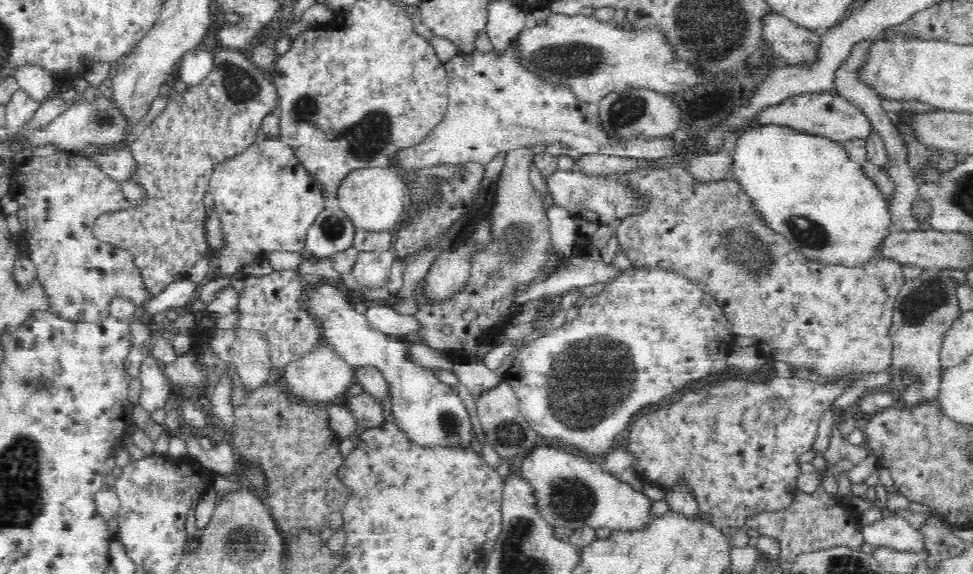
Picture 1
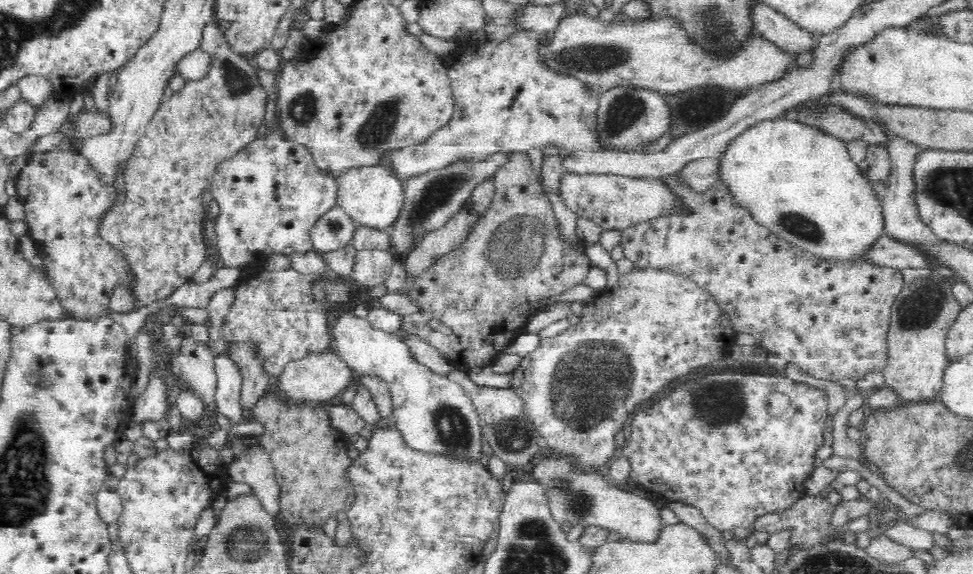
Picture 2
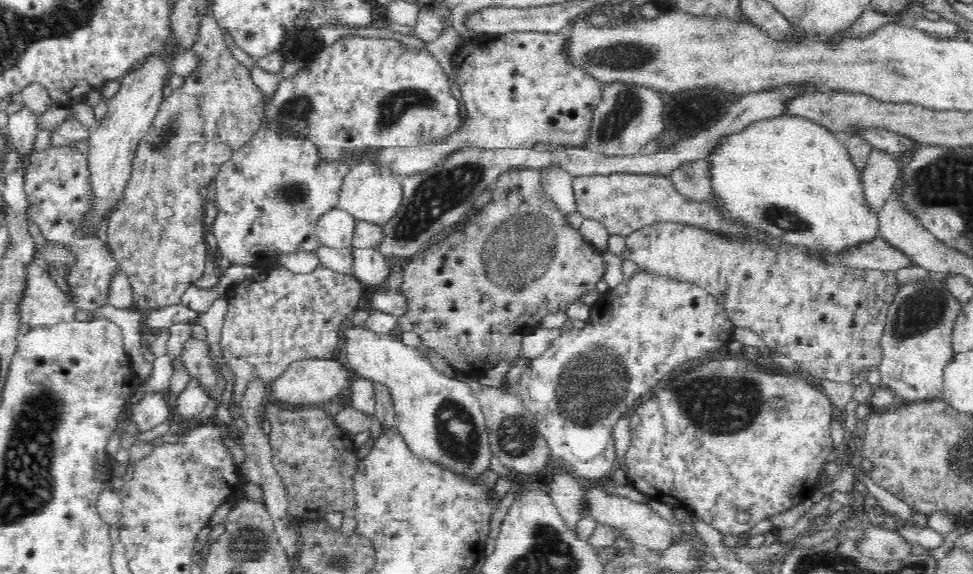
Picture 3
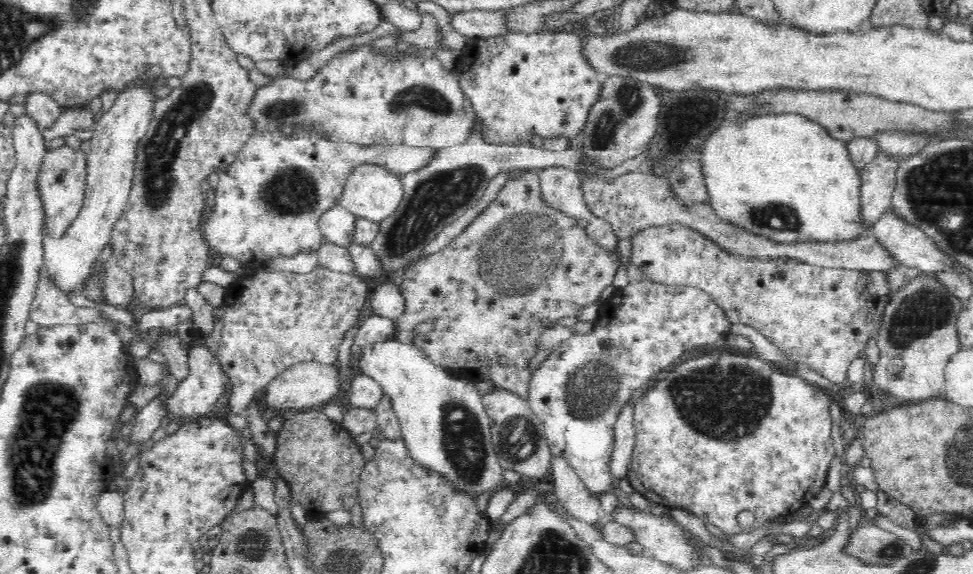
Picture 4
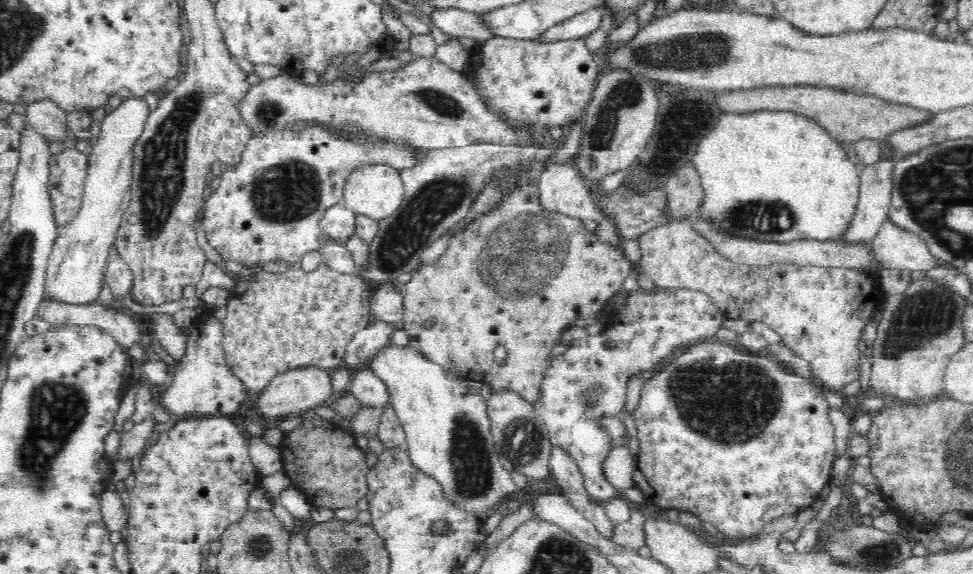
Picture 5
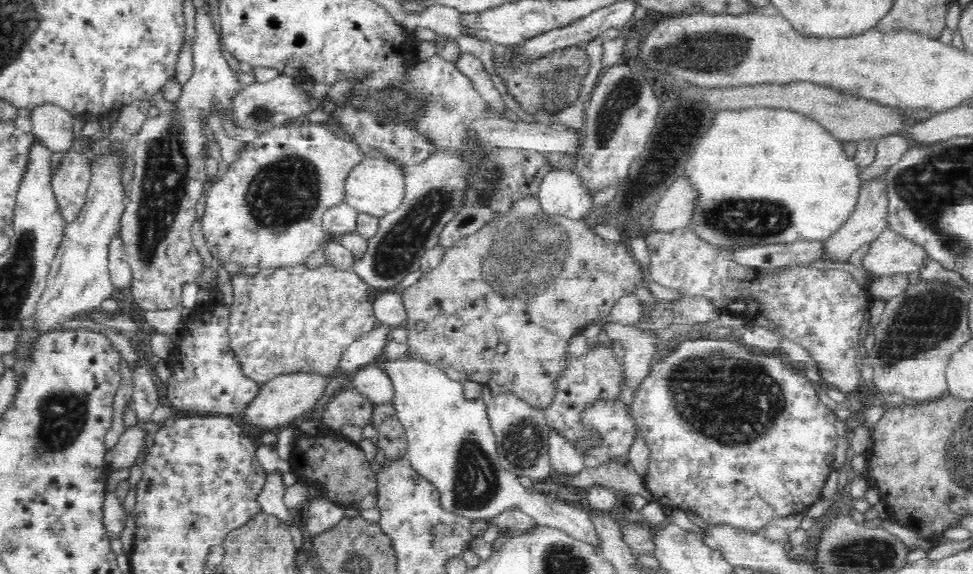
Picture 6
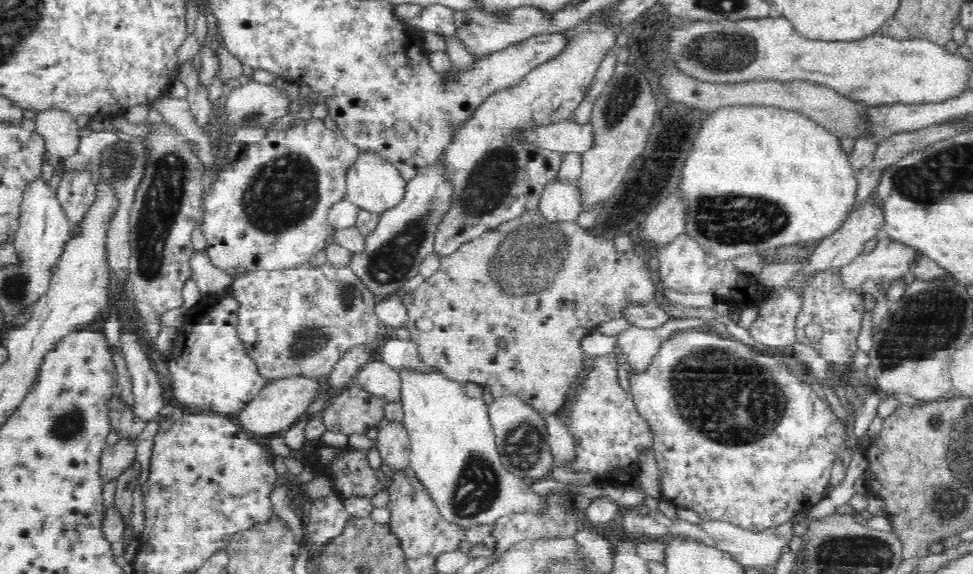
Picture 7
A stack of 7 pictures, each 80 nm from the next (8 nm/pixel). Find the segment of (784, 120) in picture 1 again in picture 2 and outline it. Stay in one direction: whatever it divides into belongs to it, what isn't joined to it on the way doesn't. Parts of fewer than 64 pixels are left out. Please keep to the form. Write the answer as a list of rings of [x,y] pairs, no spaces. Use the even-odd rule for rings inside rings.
[[[820,98],[796,103],[780,117],[788,117],[798,124],[811,126],[845,143],[860,139],[870,145],[880,143],[885,146],[885,134],[874,119],[854,115],[846,107],[830,101],[820,103]]]

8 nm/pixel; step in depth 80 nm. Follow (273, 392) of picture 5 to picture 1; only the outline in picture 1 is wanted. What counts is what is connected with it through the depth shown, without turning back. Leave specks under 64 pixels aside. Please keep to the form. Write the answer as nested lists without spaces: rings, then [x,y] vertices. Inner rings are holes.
[[[325,342],[302,355],[294,362],[289,362],[283,370],[283,378],[292,395],[307,403],[330,404],[342,399],[346,390],[354,383],[355,369],[352,368],[332,347]]]

